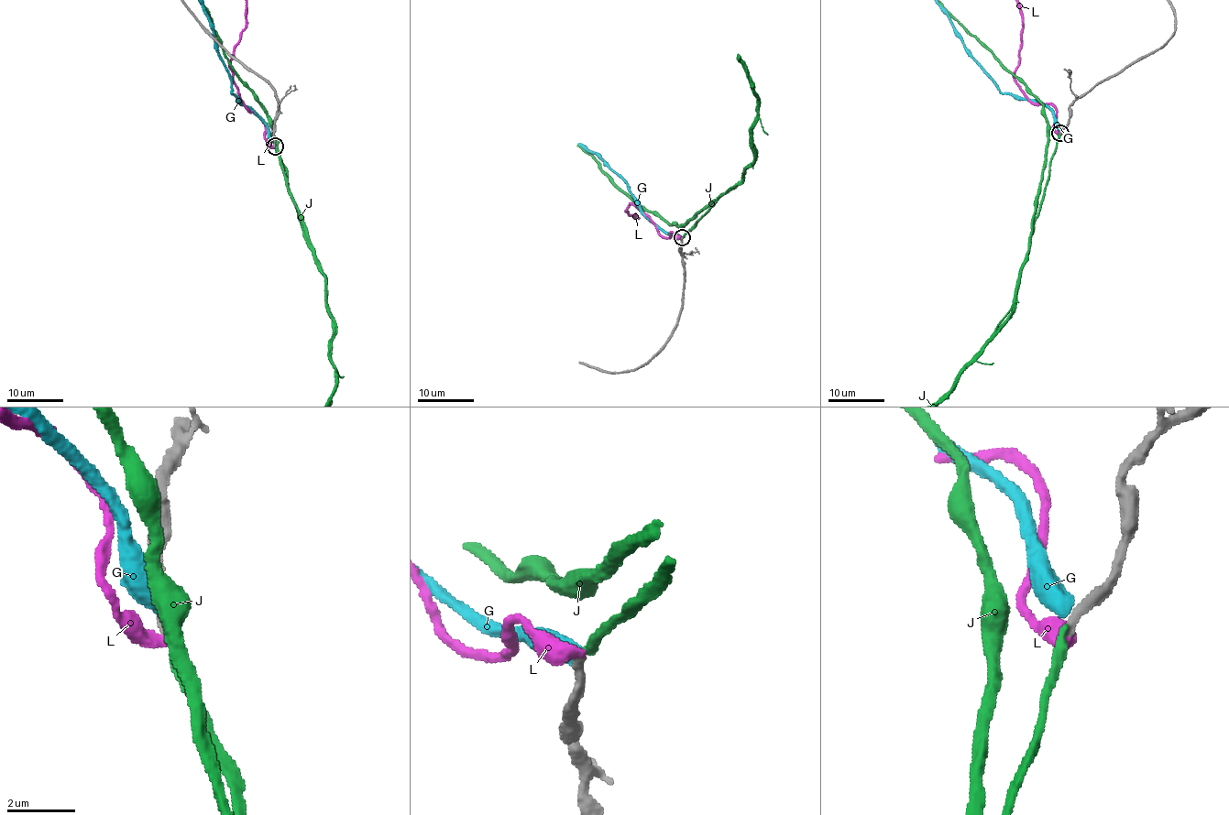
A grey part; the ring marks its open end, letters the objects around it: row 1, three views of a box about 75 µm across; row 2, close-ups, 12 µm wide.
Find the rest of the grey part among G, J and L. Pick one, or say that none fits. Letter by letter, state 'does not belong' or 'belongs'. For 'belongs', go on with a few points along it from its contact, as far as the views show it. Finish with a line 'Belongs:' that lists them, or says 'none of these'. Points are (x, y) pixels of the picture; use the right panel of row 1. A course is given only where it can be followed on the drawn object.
G: does not belong
J: belongs
L: does not belong
Belongs: J

